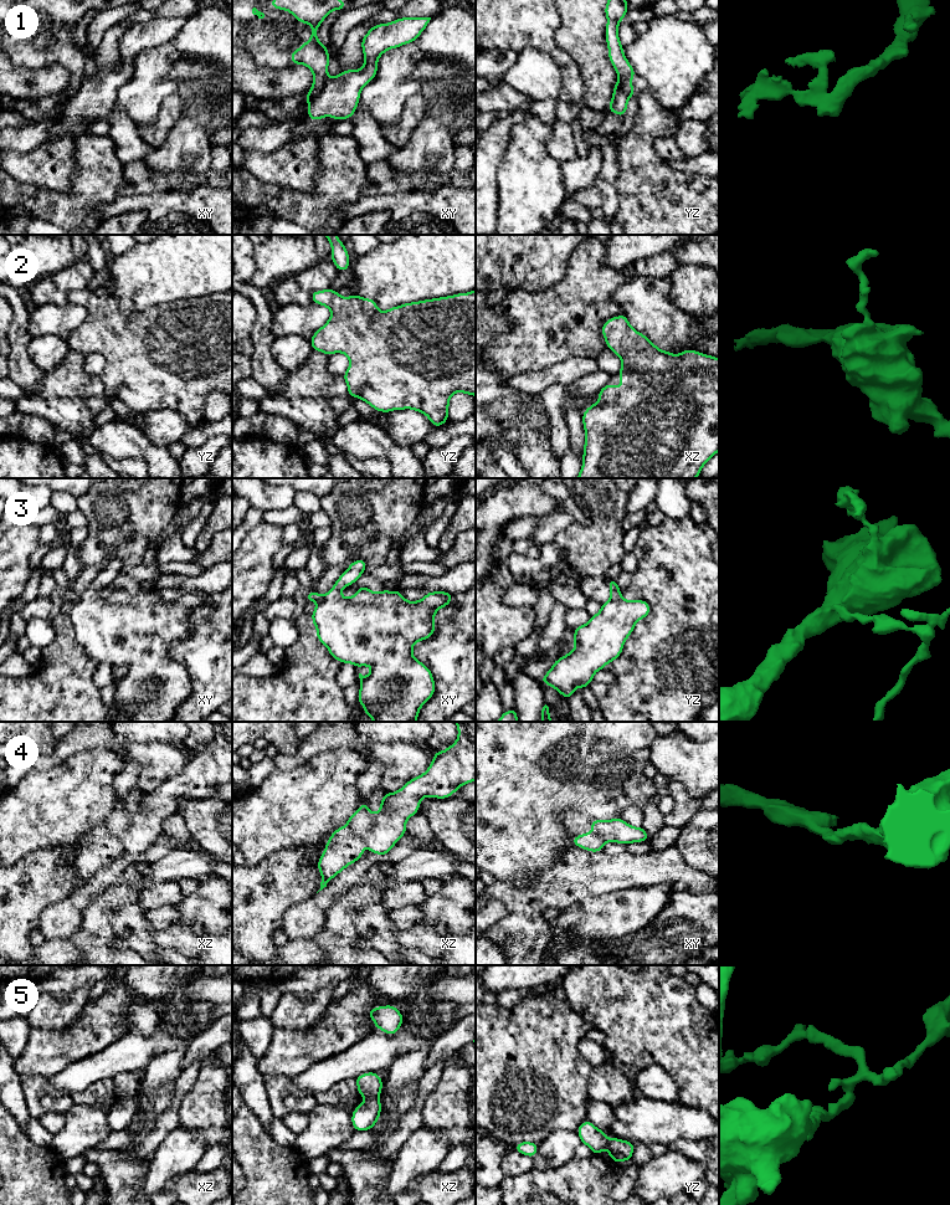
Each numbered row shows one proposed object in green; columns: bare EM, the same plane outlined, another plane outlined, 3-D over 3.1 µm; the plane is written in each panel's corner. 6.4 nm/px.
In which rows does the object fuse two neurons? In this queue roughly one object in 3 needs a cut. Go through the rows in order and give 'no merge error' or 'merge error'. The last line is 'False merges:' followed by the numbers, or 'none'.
1: merge error
2: no merge error
3: no merge error
4: merge error
5: merge error
False merges: 1, 4, 5

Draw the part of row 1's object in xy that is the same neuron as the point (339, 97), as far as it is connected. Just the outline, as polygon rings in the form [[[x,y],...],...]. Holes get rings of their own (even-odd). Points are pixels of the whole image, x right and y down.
[[[400,17],[387,24],[371,26],[361,39],[364,66],[342,71],[337,77],[327,76],[322,92],[308,101],[308,118],[332,117],[350,119],[358,108],[361,89],[375,78],[380,56],[418,39],[431,17]]]

